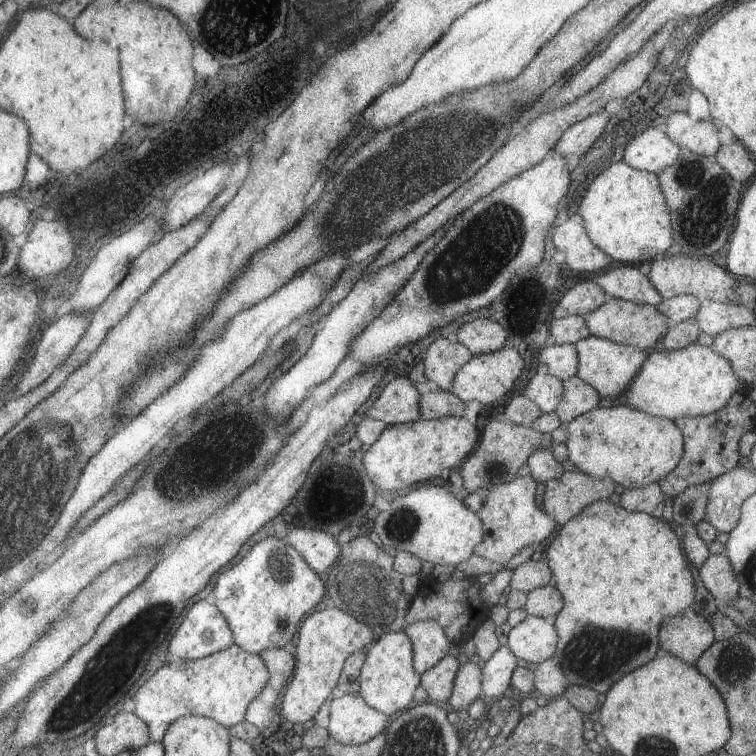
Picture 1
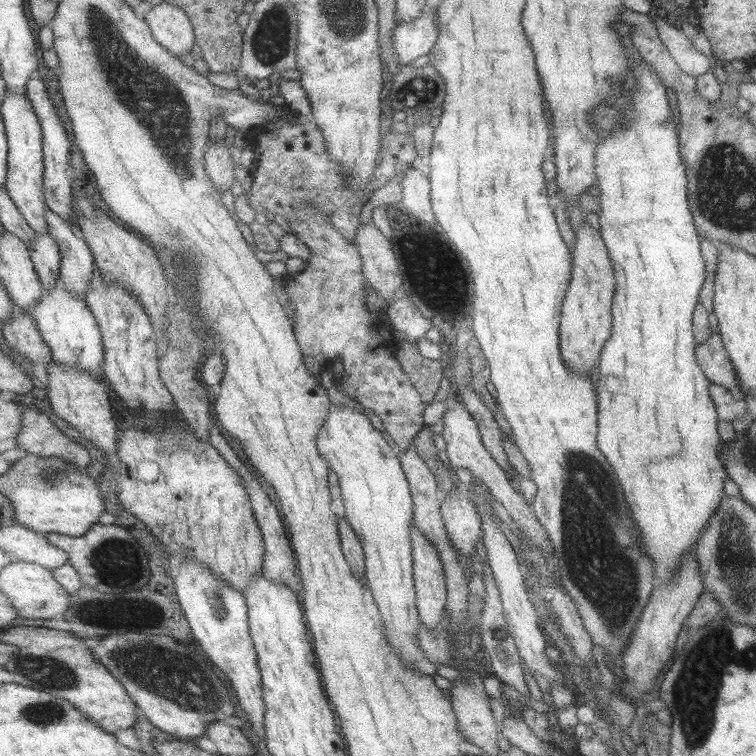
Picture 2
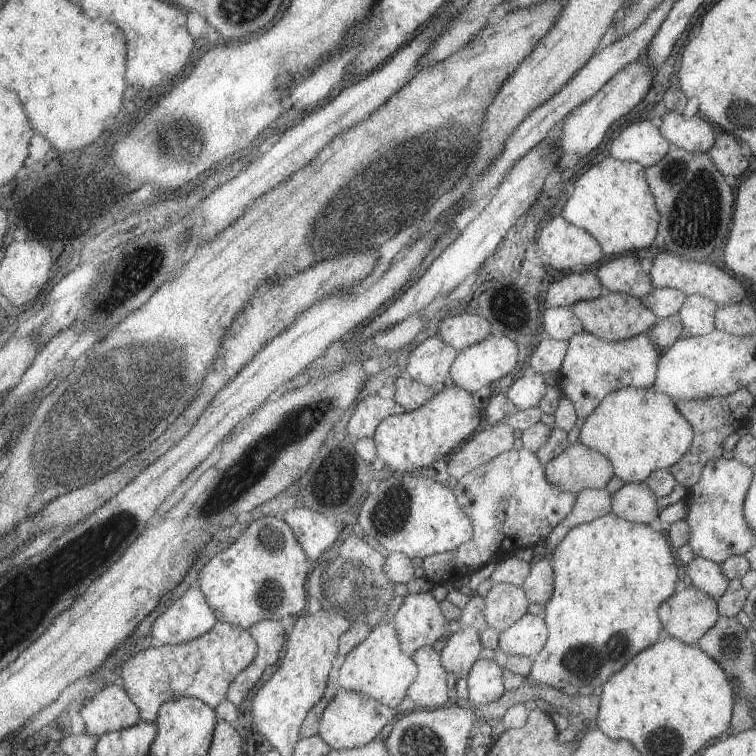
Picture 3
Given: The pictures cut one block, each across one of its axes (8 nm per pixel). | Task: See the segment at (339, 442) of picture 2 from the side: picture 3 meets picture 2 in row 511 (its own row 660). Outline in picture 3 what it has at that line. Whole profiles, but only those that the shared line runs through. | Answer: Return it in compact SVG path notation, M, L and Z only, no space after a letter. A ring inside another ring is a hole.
M382 623L370 638L347 656L341 670L340 685L348 690L369 694L385 705L399 709L409 696L412 685L420 678L420 667L413 656L404 652L399 629L394 623Z

